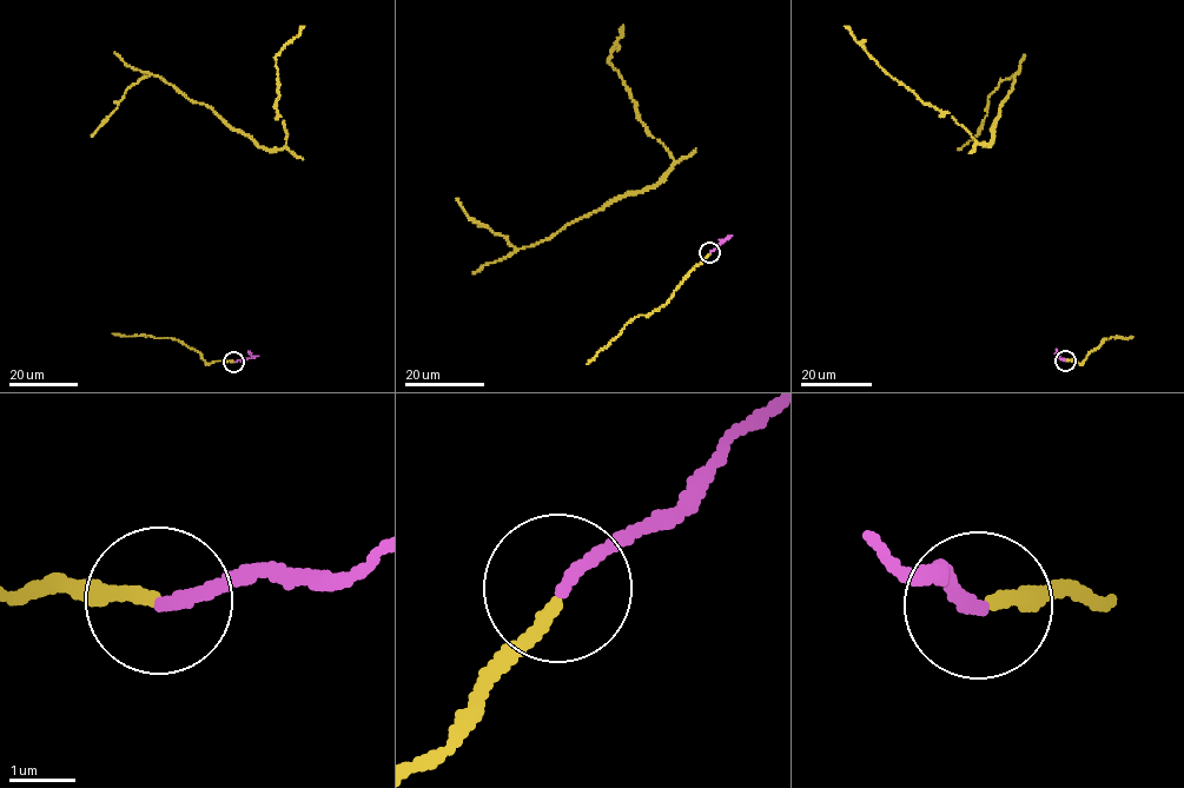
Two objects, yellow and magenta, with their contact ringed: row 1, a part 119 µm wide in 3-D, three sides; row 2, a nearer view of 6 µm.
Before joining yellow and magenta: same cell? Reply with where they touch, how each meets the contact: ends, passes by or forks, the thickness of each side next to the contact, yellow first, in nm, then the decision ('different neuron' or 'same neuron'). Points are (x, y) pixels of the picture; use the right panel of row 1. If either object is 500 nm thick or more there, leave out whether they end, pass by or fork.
at (1065, 361); yellow ends there; magenta ends there; 190 nm thick on the yellow side, 200 nm on the other; same neuron

